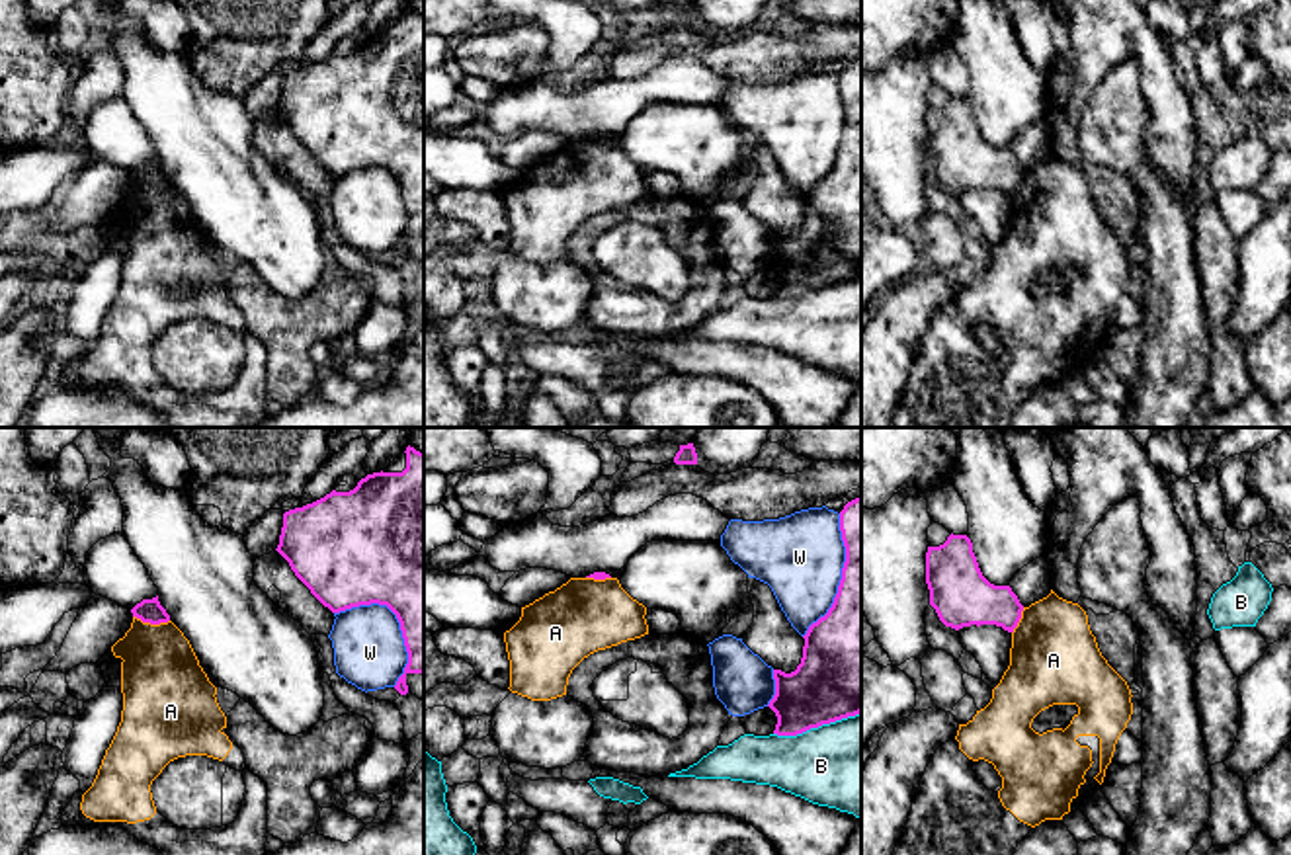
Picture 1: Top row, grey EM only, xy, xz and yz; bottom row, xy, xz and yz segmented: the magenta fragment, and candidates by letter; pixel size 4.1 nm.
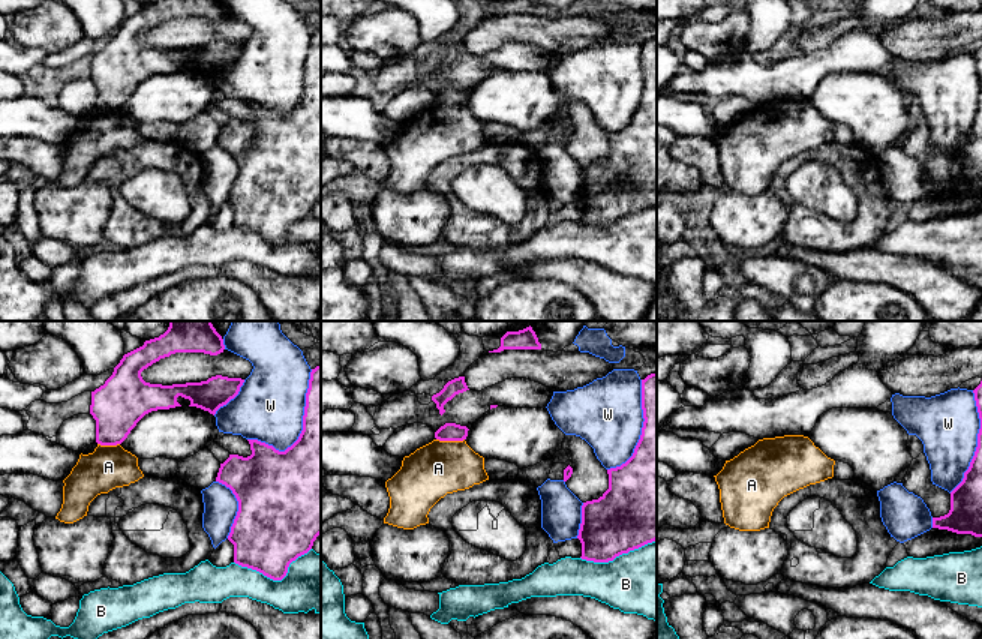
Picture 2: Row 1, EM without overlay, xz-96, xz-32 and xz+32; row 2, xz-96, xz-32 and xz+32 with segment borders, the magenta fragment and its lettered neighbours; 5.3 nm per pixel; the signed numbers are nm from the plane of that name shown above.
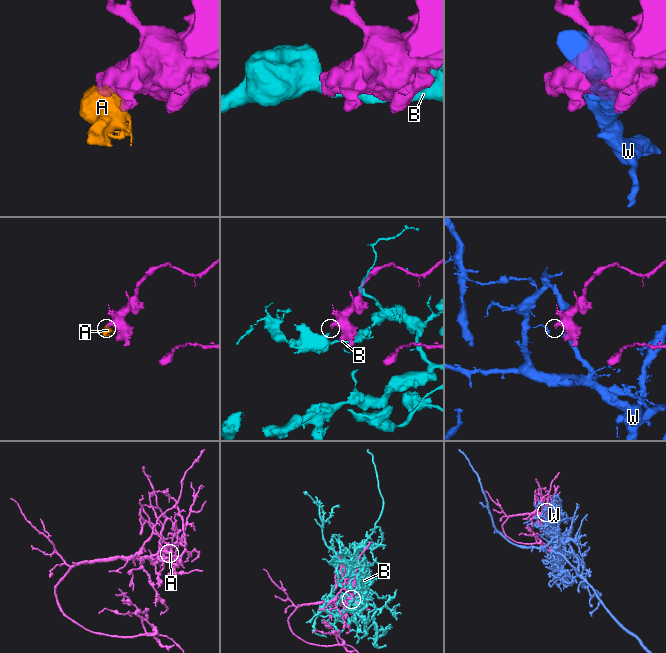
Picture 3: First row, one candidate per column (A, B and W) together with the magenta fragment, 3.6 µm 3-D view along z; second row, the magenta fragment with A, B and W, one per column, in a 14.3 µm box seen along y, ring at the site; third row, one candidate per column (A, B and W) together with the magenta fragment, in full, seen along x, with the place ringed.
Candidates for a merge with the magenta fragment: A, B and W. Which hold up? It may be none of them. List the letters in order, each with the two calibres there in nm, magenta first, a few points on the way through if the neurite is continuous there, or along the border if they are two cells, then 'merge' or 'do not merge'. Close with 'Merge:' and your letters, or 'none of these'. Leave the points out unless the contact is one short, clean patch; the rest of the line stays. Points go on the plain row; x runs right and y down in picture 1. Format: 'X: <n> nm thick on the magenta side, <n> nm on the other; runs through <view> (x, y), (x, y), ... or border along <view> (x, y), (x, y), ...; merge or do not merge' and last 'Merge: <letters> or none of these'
A: 100 nm thick on the magenta side, 340 nm on the other; border along xy (133, 178), (151, 186), (168, 184); do not merge
B: 360 nm thick on the magenta side, 400 nm on the other; do not merge
W: 440 nm thick on the magenta side, 300 nm on the other; do not merge
Merge: none of these

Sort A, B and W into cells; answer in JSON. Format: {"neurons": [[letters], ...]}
{"neurons": [["A"], ["B"], ["W"]]}

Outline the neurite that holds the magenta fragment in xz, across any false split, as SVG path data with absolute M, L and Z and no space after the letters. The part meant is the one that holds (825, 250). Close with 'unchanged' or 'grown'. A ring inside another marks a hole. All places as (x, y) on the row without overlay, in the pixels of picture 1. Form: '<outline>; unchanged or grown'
M861 61L840 74L846 109L832 170L807 193L795 234L773 232L773 297L797 299L861 275Z; unchanged

